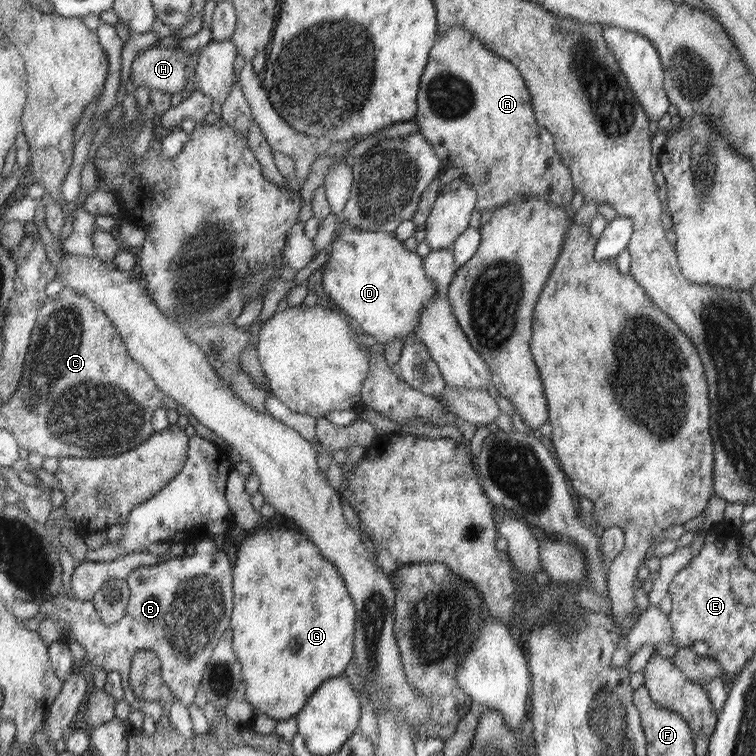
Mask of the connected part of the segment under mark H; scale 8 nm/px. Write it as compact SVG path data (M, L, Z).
M150 47L144 52L139 52L132 61L131 79L136 87L145 86L150 91L160 90L174 95L184 91L187 80L196 80L196 74L190 76L185 72L186 62L190 54L182 49Z

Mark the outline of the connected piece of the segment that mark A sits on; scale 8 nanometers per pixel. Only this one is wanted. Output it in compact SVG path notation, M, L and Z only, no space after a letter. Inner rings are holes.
M460 28L451 29L432 46L418 94L418 112L413 120L418 124L417 132L427 138L444 162L466 170L465 181L472 183L479 194L480 212L495 211L512 198L526 194L563 206L572 201L574 188L570 176L556 172L562 170L562 158L560 153L556 154L552 134L536 120L521 72L509 60L488 50L476 34Z

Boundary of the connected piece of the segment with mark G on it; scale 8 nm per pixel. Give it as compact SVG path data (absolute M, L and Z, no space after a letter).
M267 523L246 532L238 551L236 552L236 614L232 614L232 632L236 634L236 654L240 654L240 662L243 663L243 677L246 686L246 699L255 708L256 713L267 714L276 720L284 720L295 717L302 712L304 705L314 696L316 689L331 678L342 676L353 660L354 635L356 624L356 609L351 593L338 568L322 552L319 547L309 539L301 530L288 527L279 528L276 525L268 526Z

